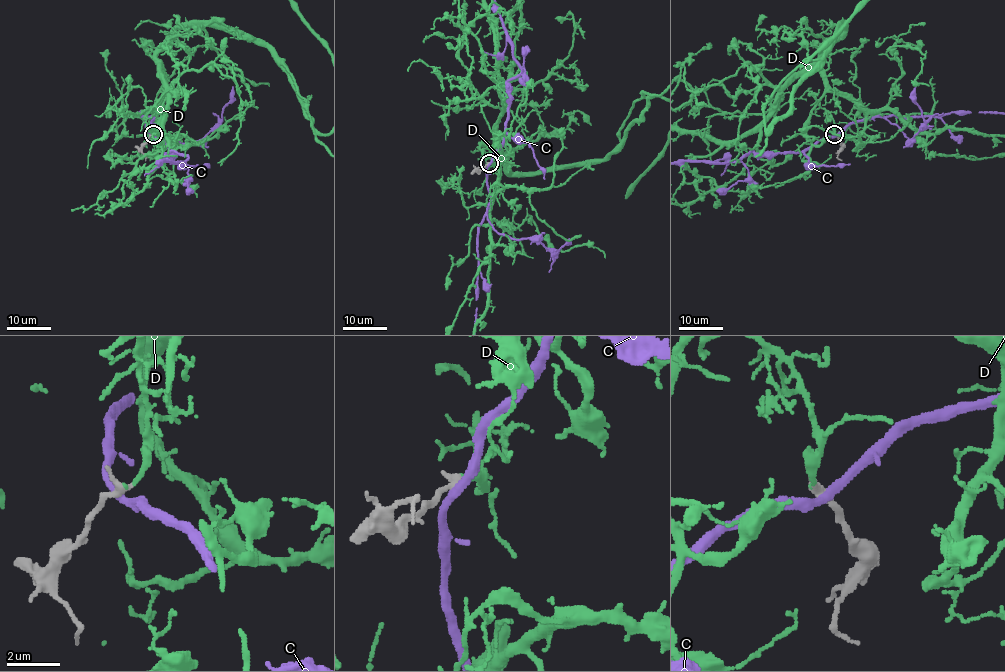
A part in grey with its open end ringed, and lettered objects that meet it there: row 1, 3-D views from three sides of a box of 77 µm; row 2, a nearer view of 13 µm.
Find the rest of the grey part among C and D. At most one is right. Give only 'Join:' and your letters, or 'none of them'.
Join: D

